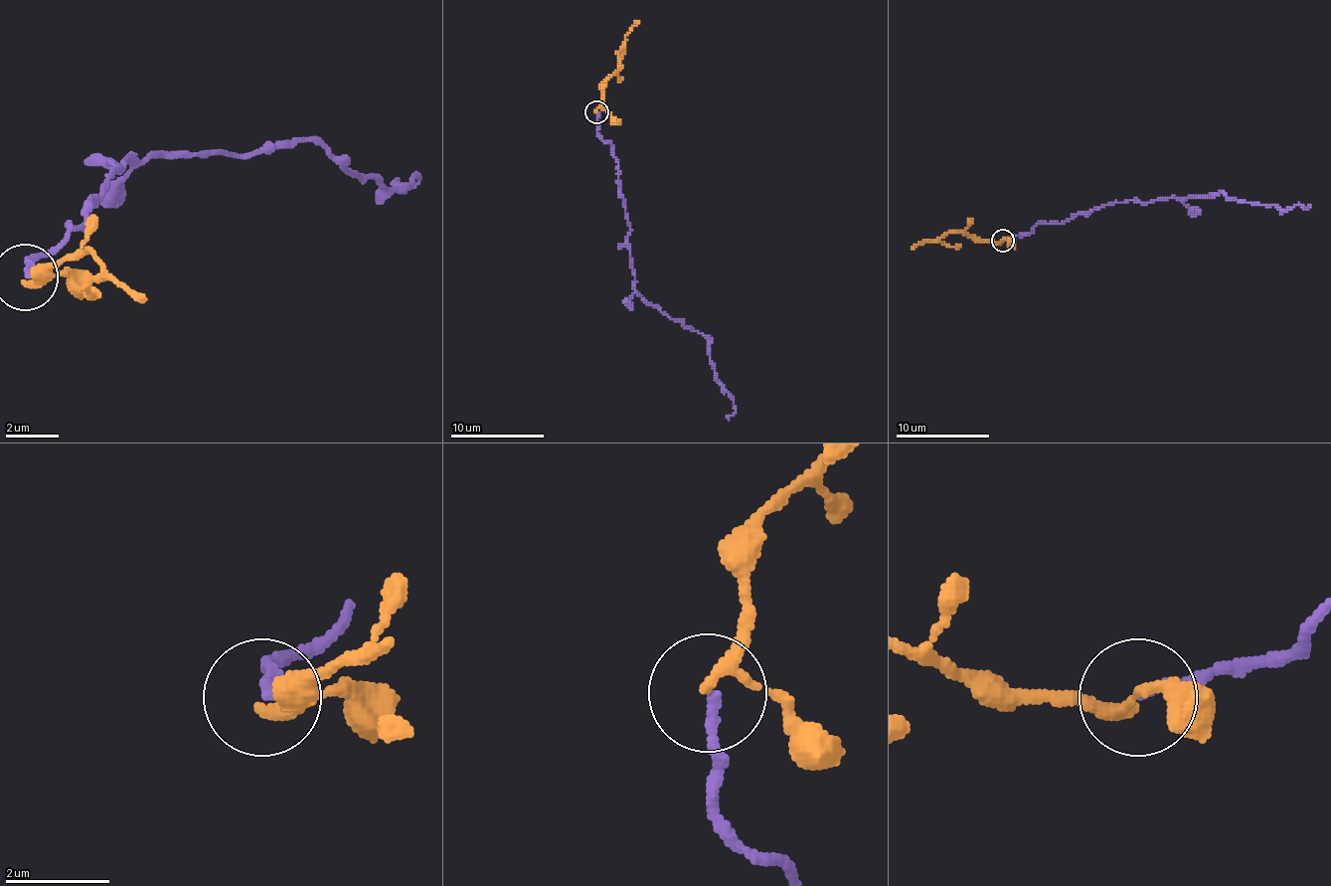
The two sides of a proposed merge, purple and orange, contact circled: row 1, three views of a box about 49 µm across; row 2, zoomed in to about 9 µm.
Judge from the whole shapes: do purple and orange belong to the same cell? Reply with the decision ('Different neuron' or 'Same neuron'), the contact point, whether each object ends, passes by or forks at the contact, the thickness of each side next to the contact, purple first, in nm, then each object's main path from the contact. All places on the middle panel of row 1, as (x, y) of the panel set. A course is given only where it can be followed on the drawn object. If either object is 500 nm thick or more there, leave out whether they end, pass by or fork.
Same neuron. Place: (596, 111). At the ring purple ends. At the ring orange passes by. Thickness 170 nm (purple) against 180 nm. Course of purple: (596, 112), (596, 133), (611, 145), (630, 225), (634, 288), (707, 340), (714, 380), (736, 406), (729, 420). Course of orange: (596, 112), (601, 85), (618, 68), (625, 49), (625, 35), (639, 21)

